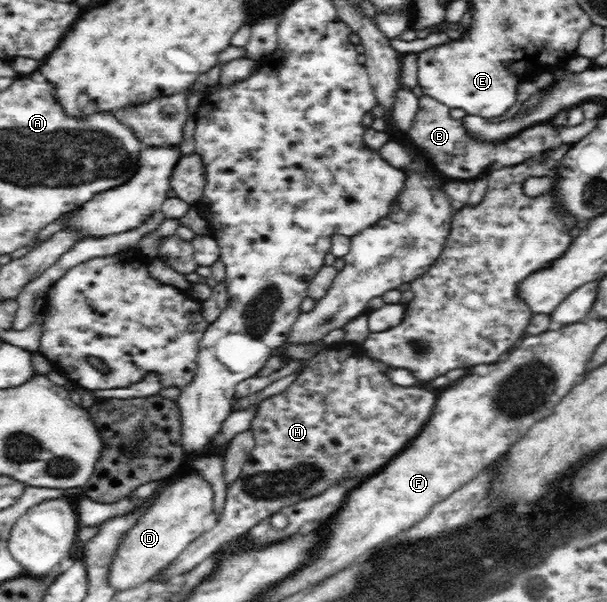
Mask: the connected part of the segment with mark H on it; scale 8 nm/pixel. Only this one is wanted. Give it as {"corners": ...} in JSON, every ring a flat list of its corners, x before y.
{"corners":[[342,344,328,347,318,351,306,362,305,370,285,390,264,398,257,405,256,415,249,427,255,446,237,481,227,487,225,505,218,517,217,527,202,533,171,564,155,575,164,579,165,584,176,575,192,571,224,544,246,534,259,521,270,518,279,509,320,495,332,483,338,483,346,477,356,477,360,482,364,475,388,463,420,433,436,405,436,395,432,391,417,384,408,387,394,384,386,374,390,366,370,358,368,354,356,357,353,346]]}

